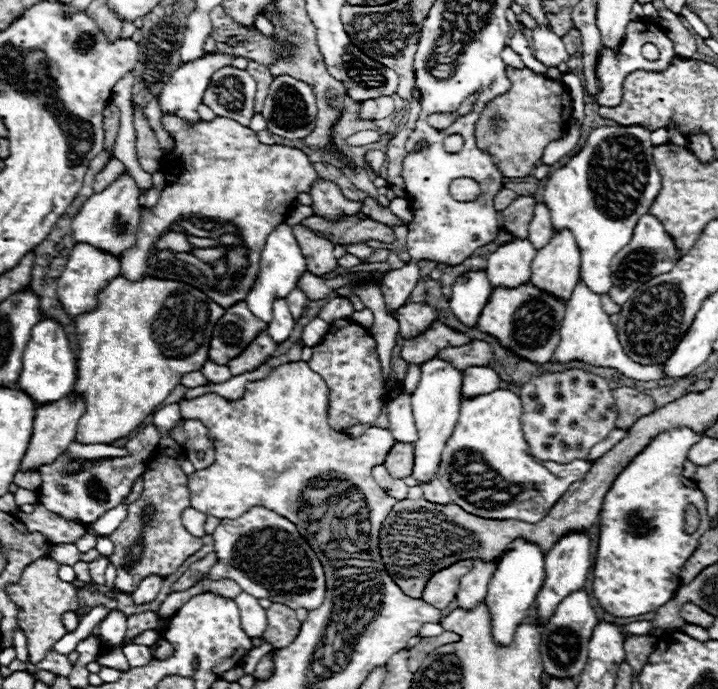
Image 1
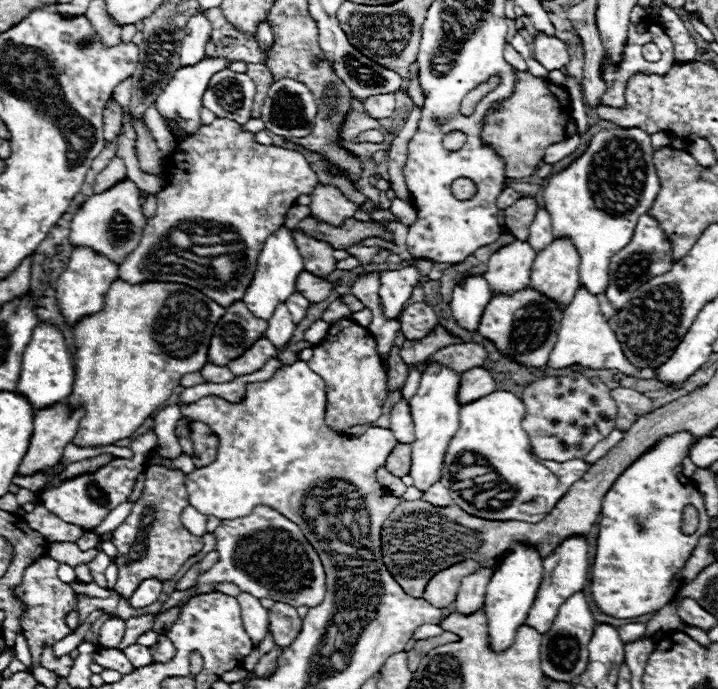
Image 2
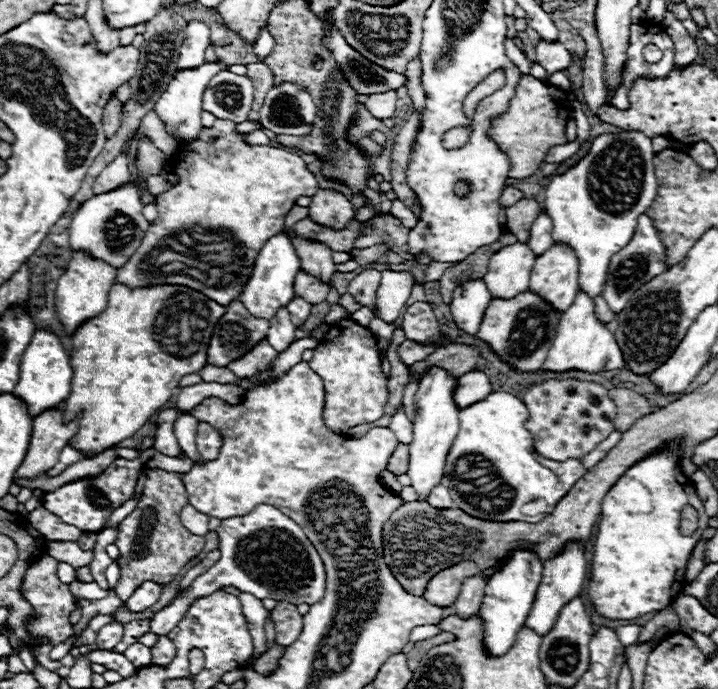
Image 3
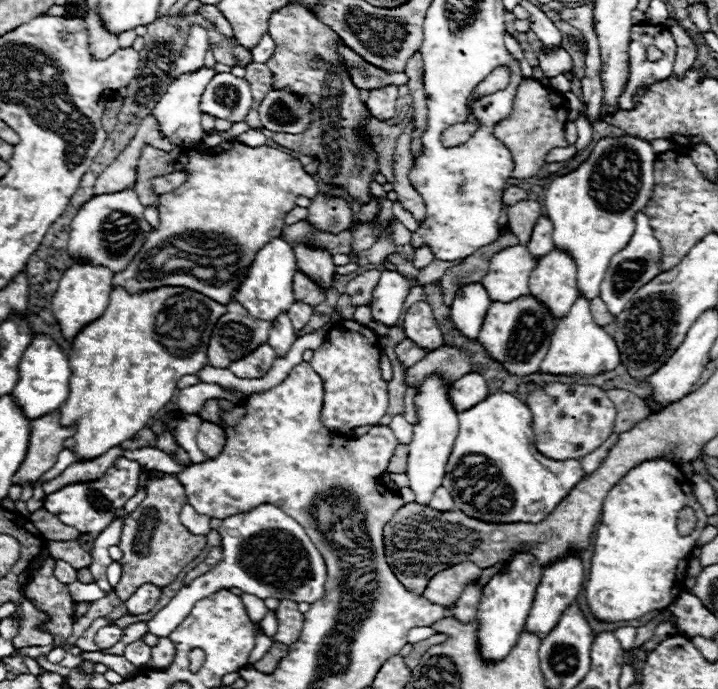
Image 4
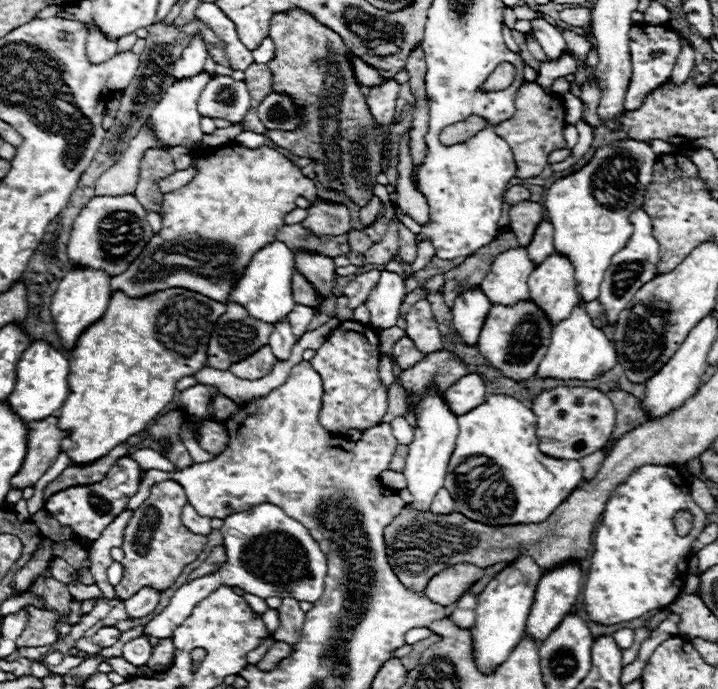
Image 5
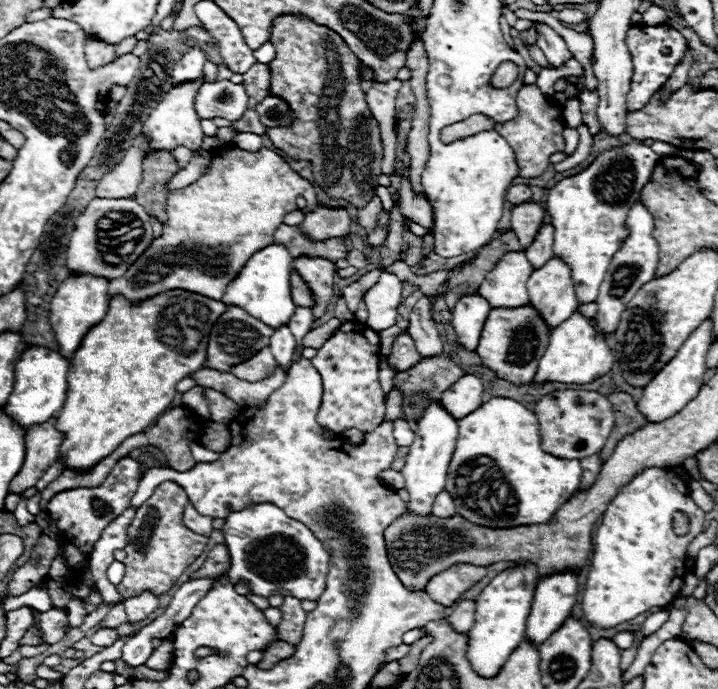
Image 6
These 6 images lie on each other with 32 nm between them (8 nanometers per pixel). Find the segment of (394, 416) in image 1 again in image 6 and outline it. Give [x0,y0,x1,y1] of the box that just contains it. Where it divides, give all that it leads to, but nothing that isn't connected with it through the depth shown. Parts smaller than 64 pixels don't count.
[392,418,412,446]

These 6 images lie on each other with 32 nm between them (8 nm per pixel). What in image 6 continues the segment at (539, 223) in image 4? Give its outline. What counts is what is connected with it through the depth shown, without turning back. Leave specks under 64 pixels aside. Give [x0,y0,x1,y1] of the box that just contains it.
[526,224,554,270]

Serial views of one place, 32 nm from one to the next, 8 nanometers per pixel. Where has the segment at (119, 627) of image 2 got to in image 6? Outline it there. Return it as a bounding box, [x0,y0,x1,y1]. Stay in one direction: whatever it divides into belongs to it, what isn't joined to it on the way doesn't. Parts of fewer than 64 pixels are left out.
[90,628,118,648]

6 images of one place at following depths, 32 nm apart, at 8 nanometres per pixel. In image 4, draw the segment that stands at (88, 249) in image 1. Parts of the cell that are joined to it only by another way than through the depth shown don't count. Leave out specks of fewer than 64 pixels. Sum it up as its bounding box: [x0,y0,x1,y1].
[52,258,114,340]

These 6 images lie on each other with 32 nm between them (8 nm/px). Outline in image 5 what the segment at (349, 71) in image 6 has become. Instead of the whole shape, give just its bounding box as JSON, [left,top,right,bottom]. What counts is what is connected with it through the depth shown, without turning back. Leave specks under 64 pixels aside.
[268,10,382,206]

